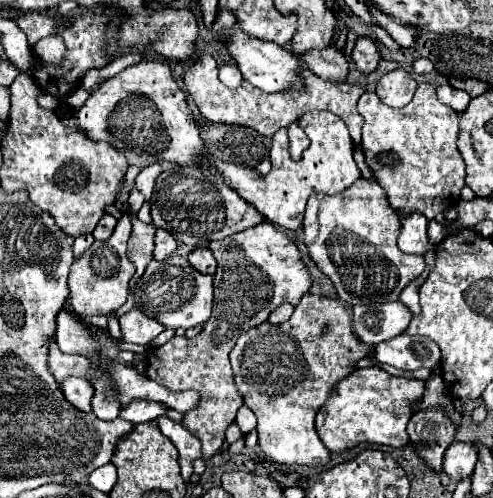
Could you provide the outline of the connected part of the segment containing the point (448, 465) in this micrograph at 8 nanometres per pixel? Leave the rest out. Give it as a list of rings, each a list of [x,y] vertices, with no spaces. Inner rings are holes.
[[[455,442],[447,448],[445,452],[445,462],[443,462],[443,472],[447,474],[449,480],[463,480],[467,478],[477,462],[477,450],[471,442]]]

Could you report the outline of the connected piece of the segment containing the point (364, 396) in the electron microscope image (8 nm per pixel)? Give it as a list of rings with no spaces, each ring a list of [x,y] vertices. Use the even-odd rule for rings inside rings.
[[[379,366],[353,370],[347,378],[335,384],[329,400],[319,408],[319,414],[315,416],[317,434],[331,452],[343,452],[359,442],[385,444],[391,448],[405,446],[409,442],[405,426],[413,414],[411,404],[417,402],[421,394],[421,380],[399,378]]]

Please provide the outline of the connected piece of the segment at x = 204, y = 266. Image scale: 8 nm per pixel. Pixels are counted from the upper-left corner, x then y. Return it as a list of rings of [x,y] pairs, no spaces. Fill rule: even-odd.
[[[195,248],[191,254],[189,254],[189,262],[193,268],[197,268],[201,274],[215,274],[215,268],[217,268],[217,262],[211,254],[209,248]]]

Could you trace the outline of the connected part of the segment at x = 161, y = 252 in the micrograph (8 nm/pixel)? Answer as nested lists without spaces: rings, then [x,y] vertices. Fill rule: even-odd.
[[[157,230],[155,234],[155,250],[153,250],[153,258],[155,260],[163,260],[169,254],[173,254],[173,250],[177,248],[177,242],[173,240],[173,236],[167,230]]]

